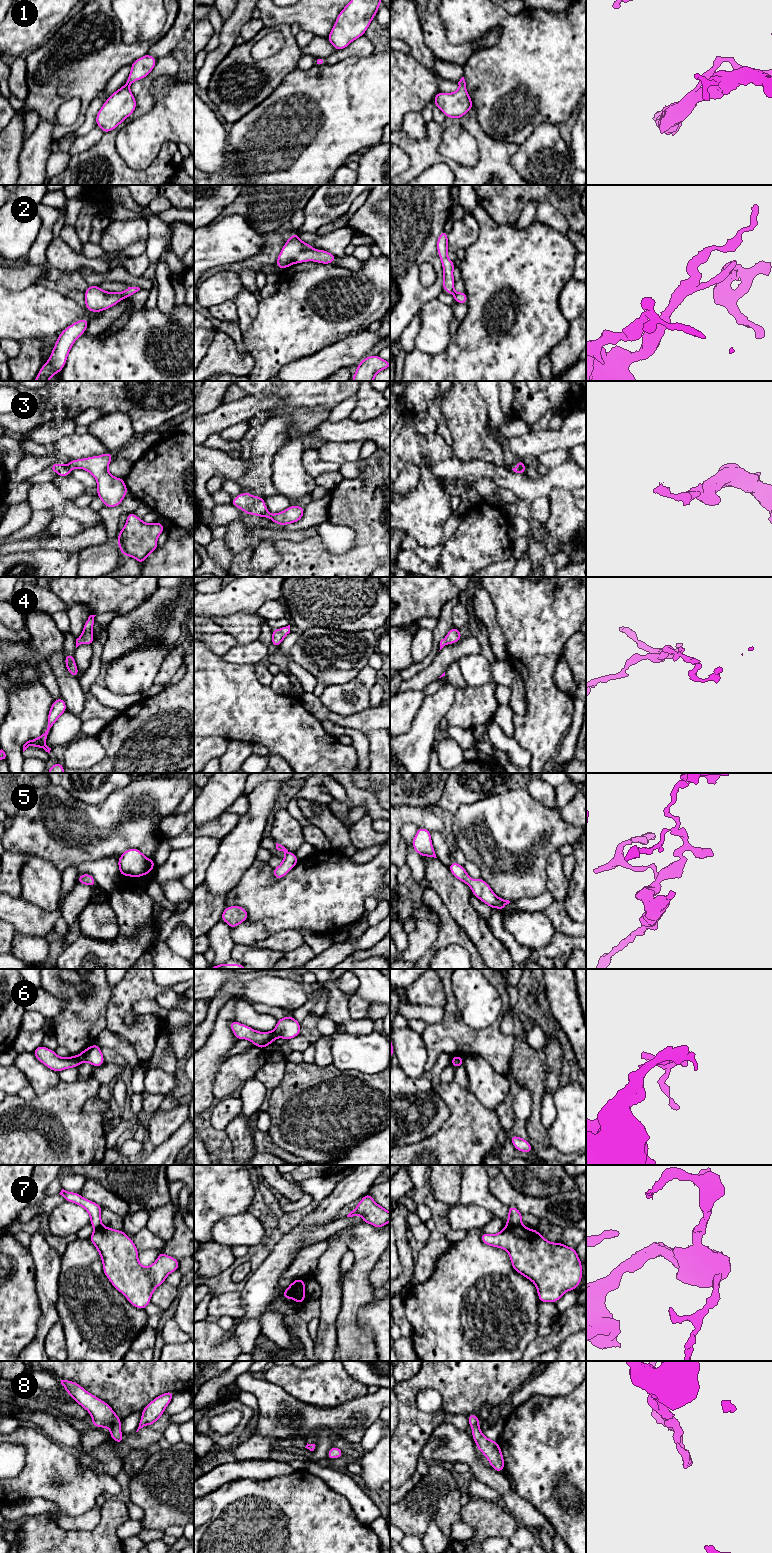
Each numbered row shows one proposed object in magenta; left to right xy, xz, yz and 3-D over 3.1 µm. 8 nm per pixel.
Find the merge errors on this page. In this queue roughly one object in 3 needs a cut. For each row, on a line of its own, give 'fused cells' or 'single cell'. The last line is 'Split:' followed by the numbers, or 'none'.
1: single cell
2: single cell
3: fused cells
4: single cell
5: single cell
6: fused cells
7: fused cells
8: single cell
Split: 3, 6, 7

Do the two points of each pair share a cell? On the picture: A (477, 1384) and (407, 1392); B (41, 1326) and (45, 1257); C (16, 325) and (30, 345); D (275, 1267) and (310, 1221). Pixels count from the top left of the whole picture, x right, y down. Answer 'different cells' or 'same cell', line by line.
A: same cell
B: same cell
C: different cells
D: same cell

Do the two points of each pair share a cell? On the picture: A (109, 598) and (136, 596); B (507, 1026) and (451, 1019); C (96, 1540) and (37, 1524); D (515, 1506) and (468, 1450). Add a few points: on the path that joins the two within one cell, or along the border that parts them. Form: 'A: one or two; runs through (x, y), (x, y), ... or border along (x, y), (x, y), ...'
A: one; runs through (116, 598), (129, 596)
B: two; border along (507, 1010), (502, 1019), (501, 1032), (512, 1036)
C: one; runs through (81, 1540), (52, 1539)
D: one; runs through (505, 1492), (476, 1464)

